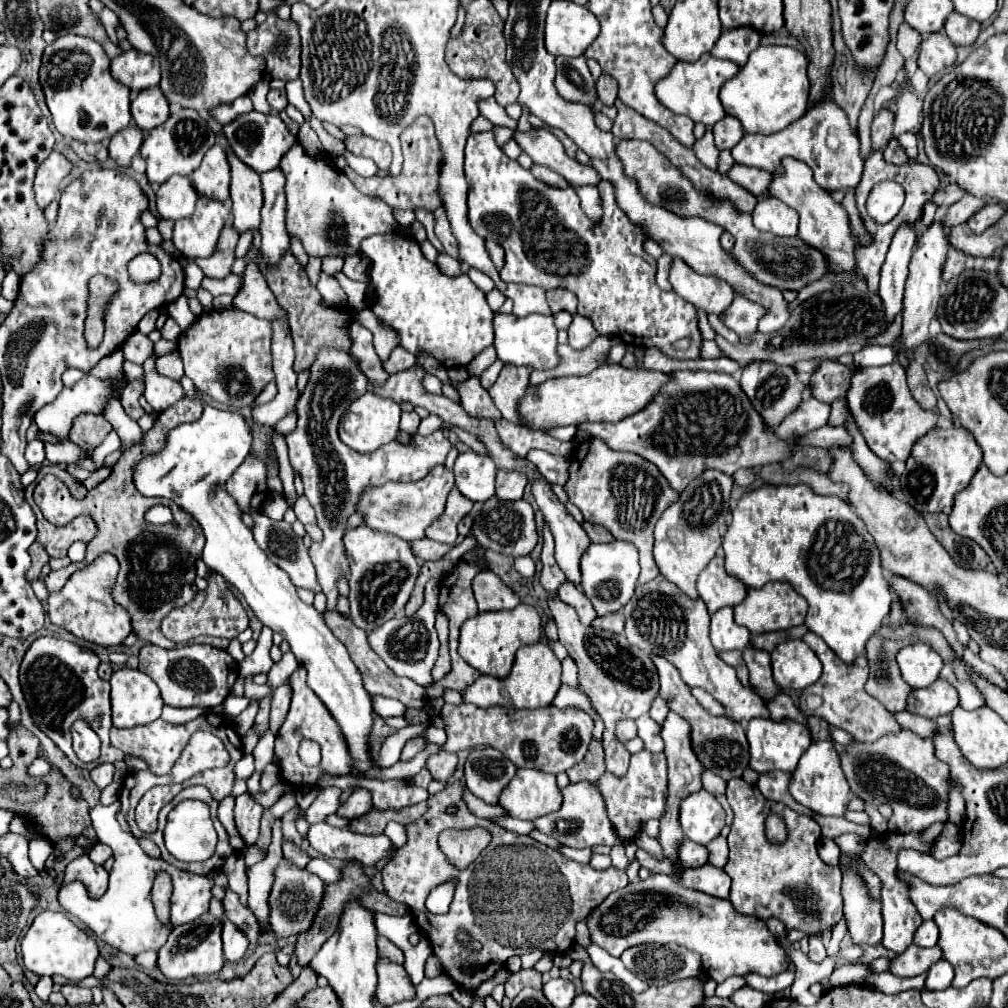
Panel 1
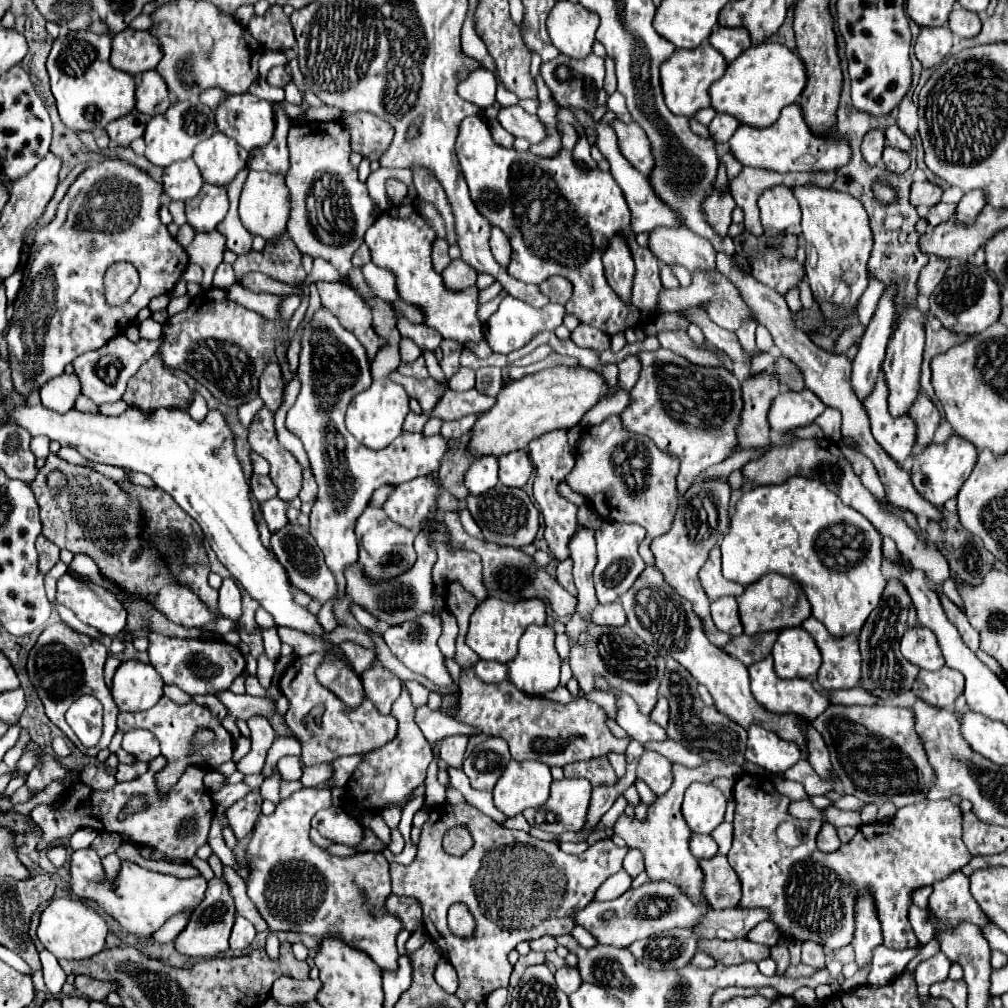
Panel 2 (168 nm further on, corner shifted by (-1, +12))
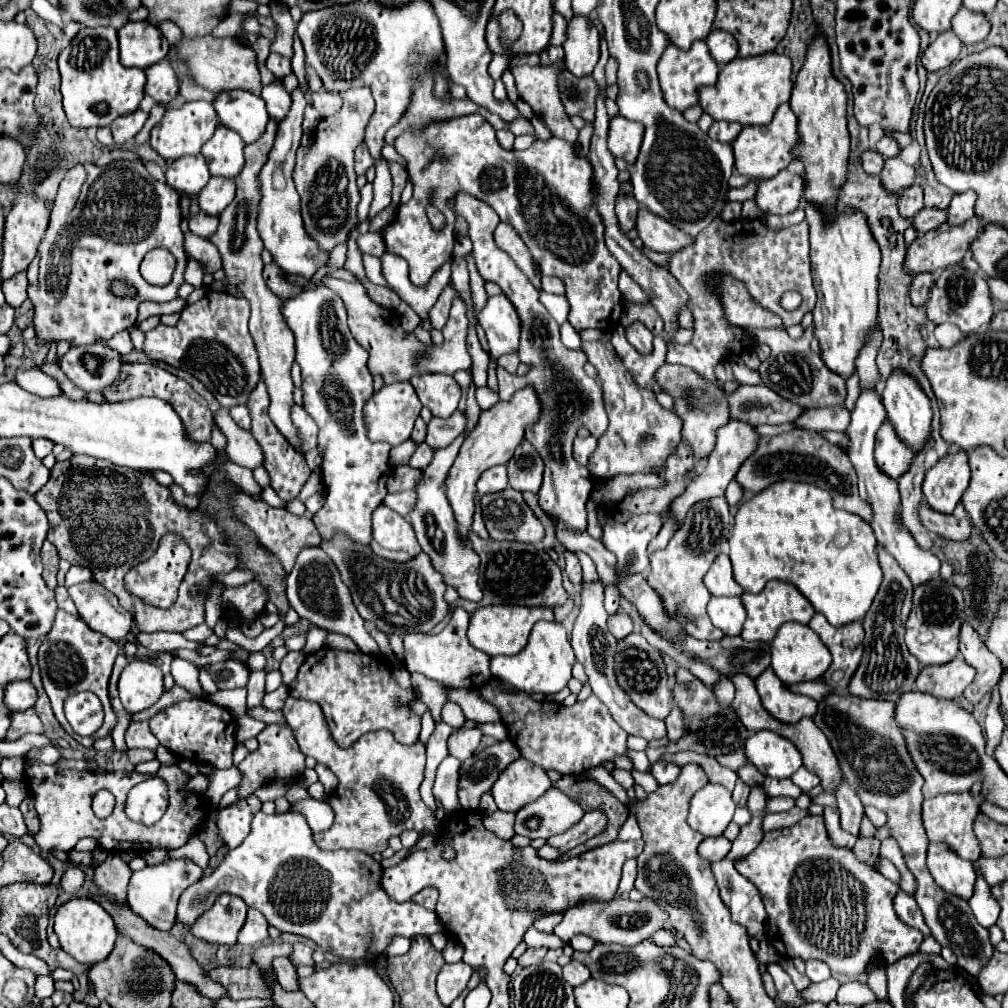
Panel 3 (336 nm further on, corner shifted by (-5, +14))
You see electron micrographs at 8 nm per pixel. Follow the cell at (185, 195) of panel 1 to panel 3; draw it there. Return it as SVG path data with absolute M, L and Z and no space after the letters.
M200 154L182 156L174 160L166 170L166 182L174 190L182 190L188 194L198 194L208 180L210 180L208 164Z

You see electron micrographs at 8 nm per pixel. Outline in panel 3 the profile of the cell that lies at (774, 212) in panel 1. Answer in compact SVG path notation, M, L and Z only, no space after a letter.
M782 170L772 178L762 178L758 182L758 192L754 196L758 208L764 214L790 214L802 202L804 180L790 170Z

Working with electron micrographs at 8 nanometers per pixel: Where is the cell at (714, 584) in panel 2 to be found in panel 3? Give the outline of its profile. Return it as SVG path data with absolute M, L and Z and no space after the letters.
M720 554L714 560L712 568L704 576L704 584L712 596L742 596L744 592L732 576L732 564L728 554Z

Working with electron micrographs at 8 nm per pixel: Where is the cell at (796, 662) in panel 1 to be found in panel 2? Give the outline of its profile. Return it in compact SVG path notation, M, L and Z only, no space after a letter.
M800 626L784 628L778 634L772 658L774 670L780 678L808 678L820 668L820 650Z

